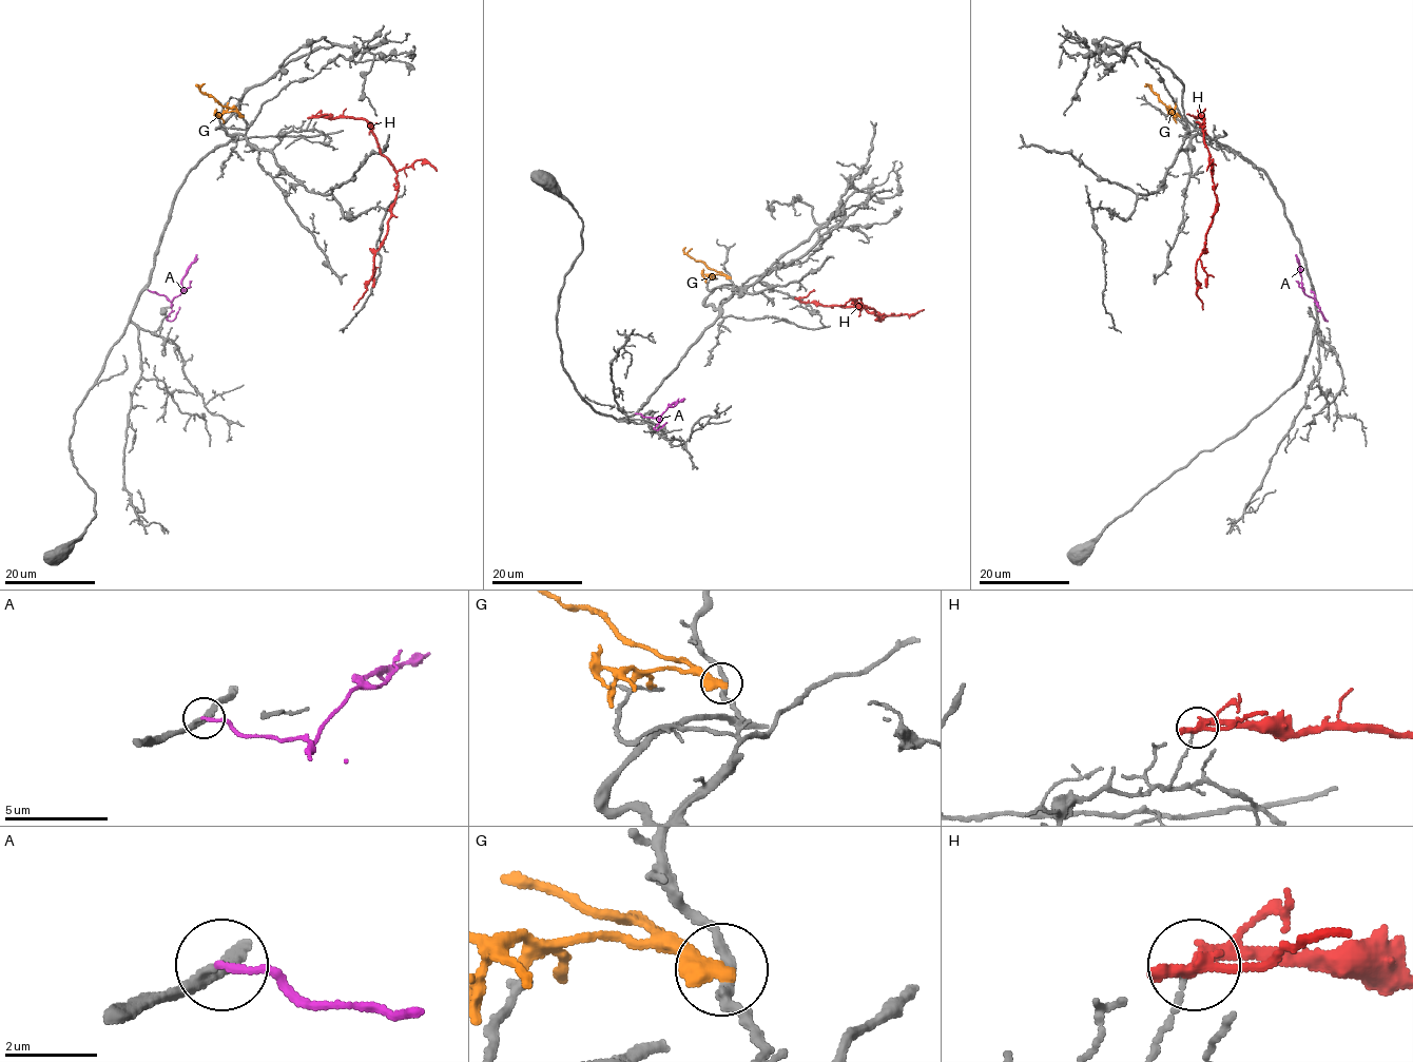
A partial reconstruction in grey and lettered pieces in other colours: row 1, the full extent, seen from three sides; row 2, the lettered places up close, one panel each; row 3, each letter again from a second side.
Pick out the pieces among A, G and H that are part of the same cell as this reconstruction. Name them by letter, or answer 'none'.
A

